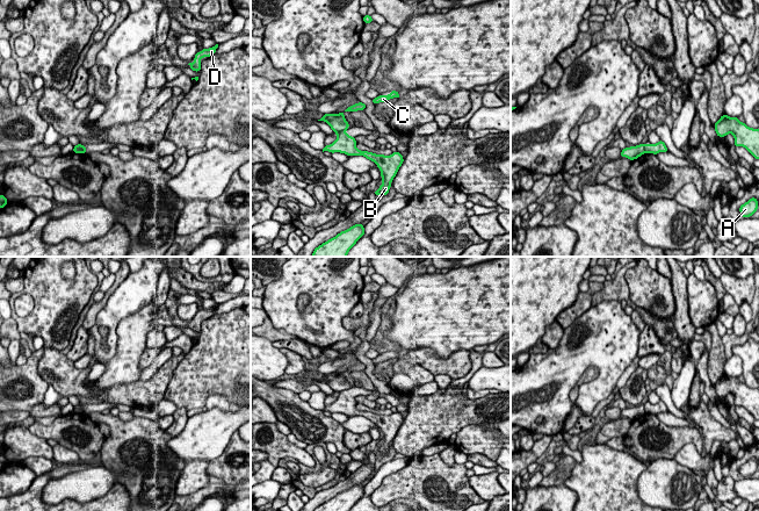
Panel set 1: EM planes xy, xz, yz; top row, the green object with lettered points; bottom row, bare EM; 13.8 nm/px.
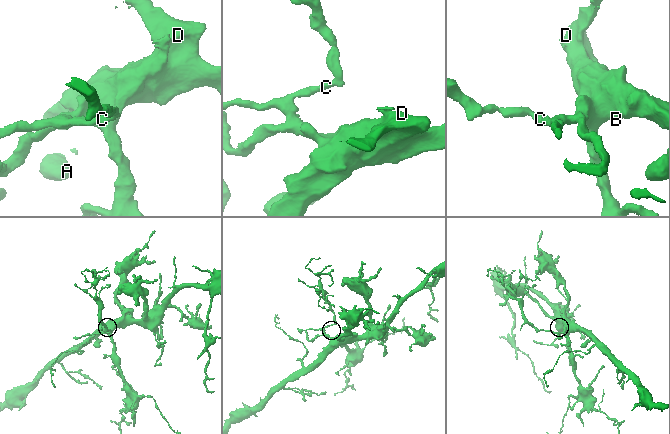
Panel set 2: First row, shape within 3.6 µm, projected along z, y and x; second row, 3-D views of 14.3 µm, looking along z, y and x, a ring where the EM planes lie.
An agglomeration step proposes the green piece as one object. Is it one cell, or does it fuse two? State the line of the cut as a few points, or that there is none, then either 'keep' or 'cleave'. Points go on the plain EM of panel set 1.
cut xz (345, 389), (337, 394); cleave

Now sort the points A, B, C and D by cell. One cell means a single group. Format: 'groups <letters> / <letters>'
groups A B D / C

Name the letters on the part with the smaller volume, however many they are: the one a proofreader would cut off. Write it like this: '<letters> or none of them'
C

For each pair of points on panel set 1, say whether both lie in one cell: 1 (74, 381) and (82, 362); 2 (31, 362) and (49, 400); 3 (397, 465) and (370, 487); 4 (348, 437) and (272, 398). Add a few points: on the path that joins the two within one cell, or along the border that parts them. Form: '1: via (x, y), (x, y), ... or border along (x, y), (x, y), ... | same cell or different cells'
1: border along (72, 362), (78, 368), (87, 366) | different cells
2: border along (49, 384), (42, 402) | different cells
3: via (390, 467), (376, 480) | same cell
4: border along (345, 430), (344, 444), (351, 450) | different cells

